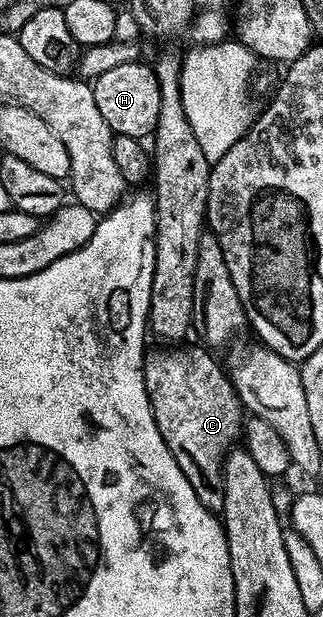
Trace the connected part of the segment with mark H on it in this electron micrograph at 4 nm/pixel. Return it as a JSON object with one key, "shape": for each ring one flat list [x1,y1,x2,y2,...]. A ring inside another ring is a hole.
{"shape":[[140,59,123,62,123,66,114,66,107,74,98,76,92,81,95,103,99,106,99,114,107,122,107,126,118,136,135,136,145,138,157,126,159,118,159,82,152,67,141,64]]}

